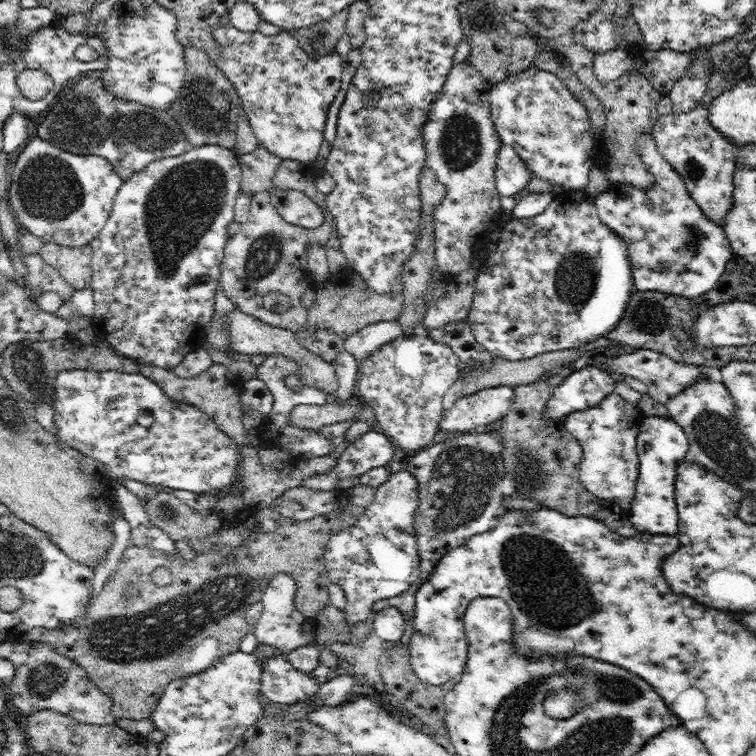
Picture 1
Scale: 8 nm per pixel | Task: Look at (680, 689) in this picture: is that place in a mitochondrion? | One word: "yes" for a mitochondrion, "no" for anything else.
no

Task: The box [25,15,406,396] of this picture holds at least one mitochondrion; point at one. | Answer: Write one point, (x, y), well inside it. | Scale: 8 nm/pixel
(183, 206)

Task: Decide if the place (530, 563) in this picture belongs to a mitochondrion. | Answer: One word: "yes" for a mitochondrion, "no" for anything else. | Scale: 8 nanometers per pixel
yes

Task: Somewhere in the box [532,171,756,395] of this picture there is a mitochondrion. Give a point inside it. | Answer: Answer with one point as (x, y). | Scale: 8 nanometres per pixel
(657, 320)

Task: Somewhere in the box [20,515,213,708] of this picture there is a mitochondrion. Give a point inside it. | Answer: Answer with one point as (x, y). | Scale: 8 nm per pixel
(46, 679)

